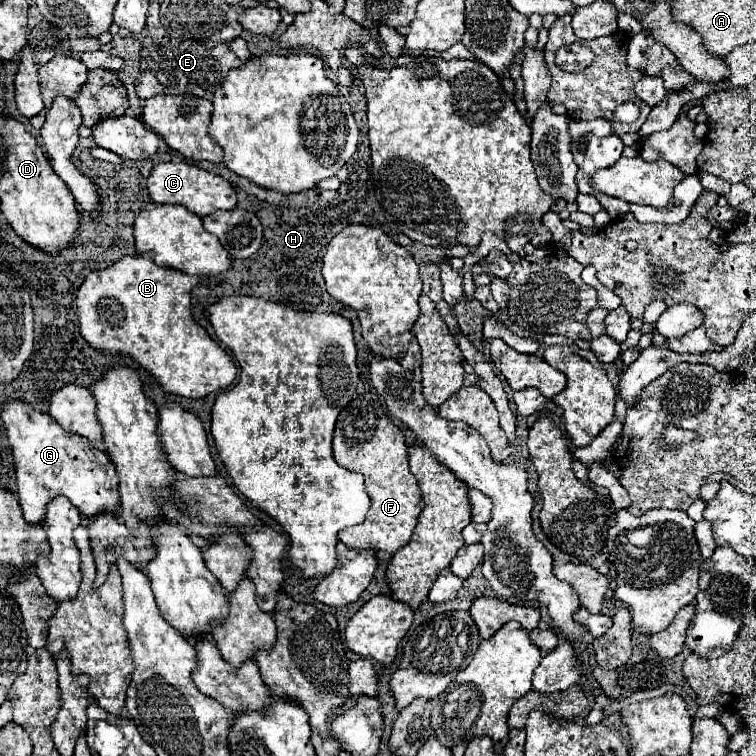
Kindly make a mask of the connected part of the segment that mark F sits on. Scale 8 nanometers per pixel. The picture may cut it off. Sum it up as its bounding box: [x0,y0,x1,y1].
[332,392,422,554]

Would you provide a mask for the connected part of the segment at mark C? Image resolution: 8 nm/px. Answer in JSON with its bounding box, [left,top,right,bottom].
[148,162,238,216]

